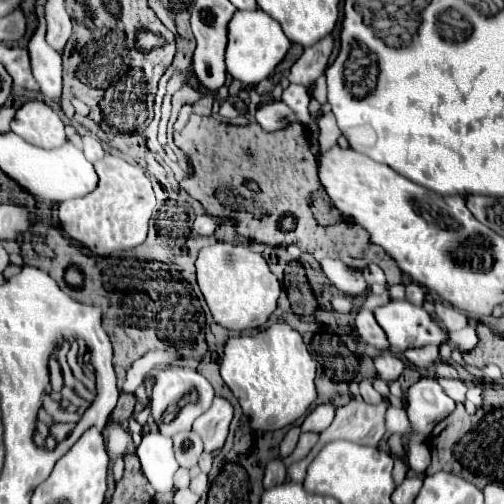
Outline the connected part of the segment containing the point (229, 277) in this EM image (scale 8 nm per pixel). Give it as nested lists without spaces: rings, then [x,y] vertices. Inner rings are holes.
[[[217,241],[199,251],[195,267],[197,285],[205,297],[205,303],[211,309],[213,319],[221,327],[233,331],[255,329],[261,327],[275,311],[281,285],[277,277],[269,271],[267,261],[261,255],[253,253],[249,247]]]

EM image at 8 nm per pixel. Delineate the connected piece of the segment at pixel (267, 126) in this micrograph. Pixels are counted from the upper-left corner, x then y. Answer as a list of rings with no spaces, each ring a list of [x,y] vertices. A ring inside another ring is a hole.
[[[271,101],[271,103],[259,105],[255,119],[265,131],[279,131],[297,121],[295,113],[281,101]]]

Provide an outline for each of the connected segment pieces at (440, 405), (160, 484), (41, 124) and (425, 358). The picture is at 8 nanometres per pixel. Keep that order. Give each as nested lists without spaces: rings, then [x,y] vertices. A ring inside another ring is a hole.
[[[423,377],[407,389],[407,417],[413,433],[429,435],[437,421],[443,421],[455,409],[455,401],[447,397],[437,379]]]
[[[147,431],[143,433],[141,443],[137,445],[137,457],[141,461],[143,475],[157,493],[173,493],[173,475],[179,469],[173,455],[173,441],[161,433]]]
[[[43,101],[23,103],[11,121],[11,131],[37,147],[43,145],[61,147],[67,141],[63,121]]]
[[[427,345],[427,347],[421,347],[421,349],[409,349],[409,351],[405,351],[405,357],[415,367],[429,367],[439,359],[439,347]]]

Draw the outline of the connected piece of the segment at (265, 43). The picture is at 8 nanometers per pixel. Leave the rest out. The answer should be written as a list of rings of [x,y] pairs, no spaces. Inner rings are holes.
[[[253,9],[253,11],[237,11],[233,19],[229,21],[227,31],[227,49],[225,49],[225,67],[227,73],[241,81],[243,85],[257,85],[263,79],[269,77],[269,73],[277,67],[277,63],[285,57],[291,43],[281,33],[281,27],[277,27],[277,21],[273,21],[265,11]]]

